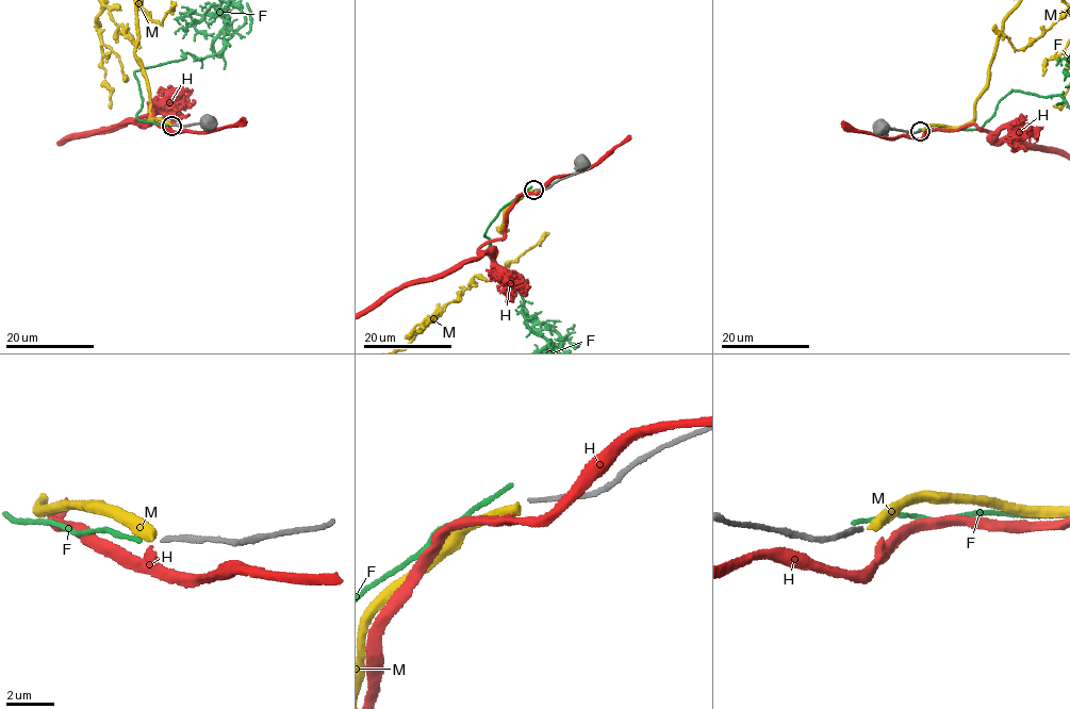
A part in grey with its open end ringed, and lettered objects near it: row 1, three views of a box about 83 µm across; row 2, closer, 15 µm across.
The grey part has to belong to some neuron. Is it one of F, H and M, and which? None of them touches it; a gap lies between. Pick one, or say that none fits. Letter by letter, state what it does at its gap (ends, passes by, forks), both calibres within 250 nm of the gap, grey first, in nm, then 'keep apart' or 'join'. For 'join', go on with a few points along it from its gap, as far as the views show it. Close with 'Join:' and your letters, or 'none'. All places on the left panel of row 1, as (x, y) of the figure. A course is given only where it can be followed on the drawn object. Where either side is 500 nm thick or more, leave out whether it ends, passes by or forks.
F: it ends | 170/160 nm | keep apart
H: it passes by | 170/320 nm | keep apart
M: it ends | 170/440 nm | keep apart
Join: none

